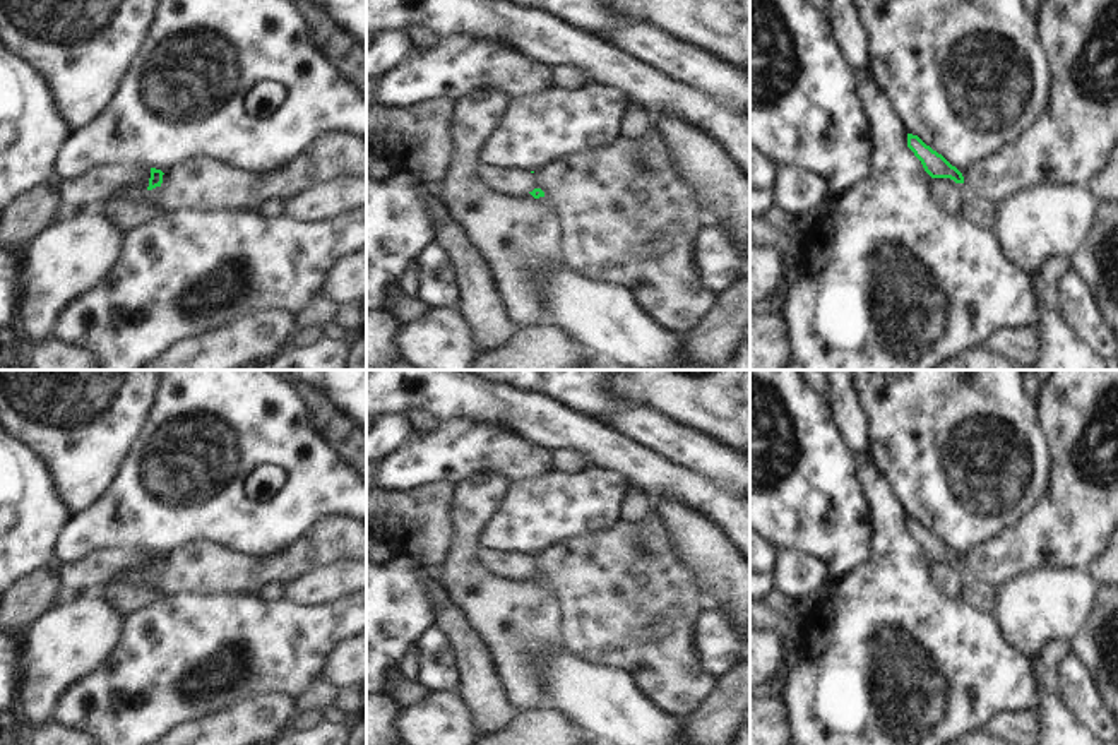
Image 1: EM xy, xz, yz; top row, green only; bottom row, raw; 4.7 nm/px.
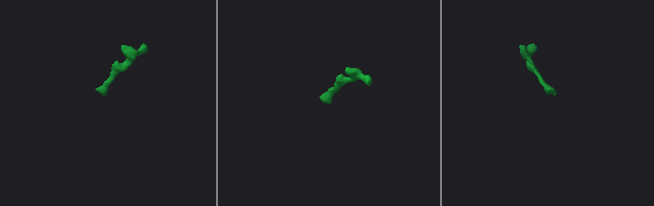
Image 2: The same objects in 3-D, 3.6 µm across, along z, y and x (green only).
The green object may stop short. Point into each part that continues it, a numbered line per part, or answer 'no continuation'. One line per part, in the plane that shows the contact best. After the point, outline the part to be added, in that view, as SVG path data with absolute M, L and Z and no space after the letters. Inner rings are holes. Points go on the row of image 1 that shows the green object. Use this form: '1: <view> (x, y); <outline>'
1: xy (124, 214); M161 187L135 194L128 200L111 199L103 207L103 216L122 233L159 216L151 202Z

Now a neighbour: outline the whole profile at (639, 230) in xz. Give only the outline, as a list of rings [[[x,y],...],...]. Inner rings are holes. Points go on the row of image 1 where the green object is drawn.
[[[654,125],[642,137],[621,135],[606,147],[574,152],[534,173],[479,164],[478,178],[503,195],[541,188],[563,226],[565,265],[586,277],[630,289],[661,327],[685,336],[717,303],[717,295],[699,272],[699,235],[716,218],[673,166],[671,144]]]

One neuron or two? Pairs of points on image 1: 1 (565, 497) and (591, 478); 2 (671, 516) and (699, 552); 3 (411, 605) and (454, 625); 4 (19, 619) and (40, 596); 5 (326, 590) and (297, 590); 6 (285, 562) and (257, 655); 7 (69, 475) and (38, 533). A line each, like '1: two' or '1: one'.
1: one
2: one
3: two
4: one
5: one
6: two
7: two

